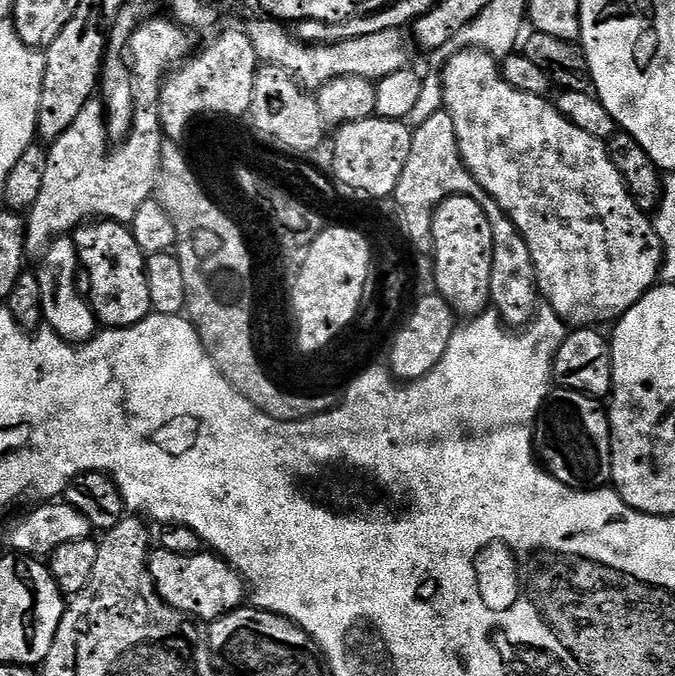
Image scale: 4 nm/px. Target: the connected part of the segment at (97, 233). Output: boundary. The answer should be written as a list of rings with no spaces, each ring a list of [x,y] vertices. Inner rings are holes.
[[[112,220],[89,222],[76,229],[74,239],[86,280],[88,276],[92,287],[90,303],[97,321],[109,329],[129,328],[145,320],[152,312],[150,286],[146,286],[146,257],[134,242],[131,227]]]

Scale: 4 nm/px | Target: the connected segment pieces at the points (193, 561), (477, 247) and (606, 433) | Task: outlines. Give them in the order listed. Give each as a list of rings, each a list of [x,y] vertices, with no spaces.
[[[157,547],[148,557],[150,578],[156,593],[174,610],[200,622],[211,622],[241,607],[246,600],[246,585],[236,569],[211,550],[201,550],[194,556],[174,554]]]
[[[451,196],[446,198],[436,208],[436,213],[432,219],[432,251],[431,251],[431,279],[436,279],[435,291],[447,304],[452,305],[453,312],[460,318],[471,318],[480,315],[481,312],[489,311],[490,301],[494,296],[494,269],[496,266],[496,243],[494,242],[494,228],[490,226],[490,218],[486,218],[486,210],[472,196]]]
[[[557,387],[549,391],[548,399],[540,408],[540,415],[536,417],[536,426],[534,429],[534,451],[538,457],[539,463],[551,474],[555,480],[562,482],[565,488],[578,488],[581,490],[591,490],[593,488],[603,488],[612,479],[612,427],[608,421],[608,408],[605,407],[597,397],[587,396],[581,392],[575,392],[569,388]]]

